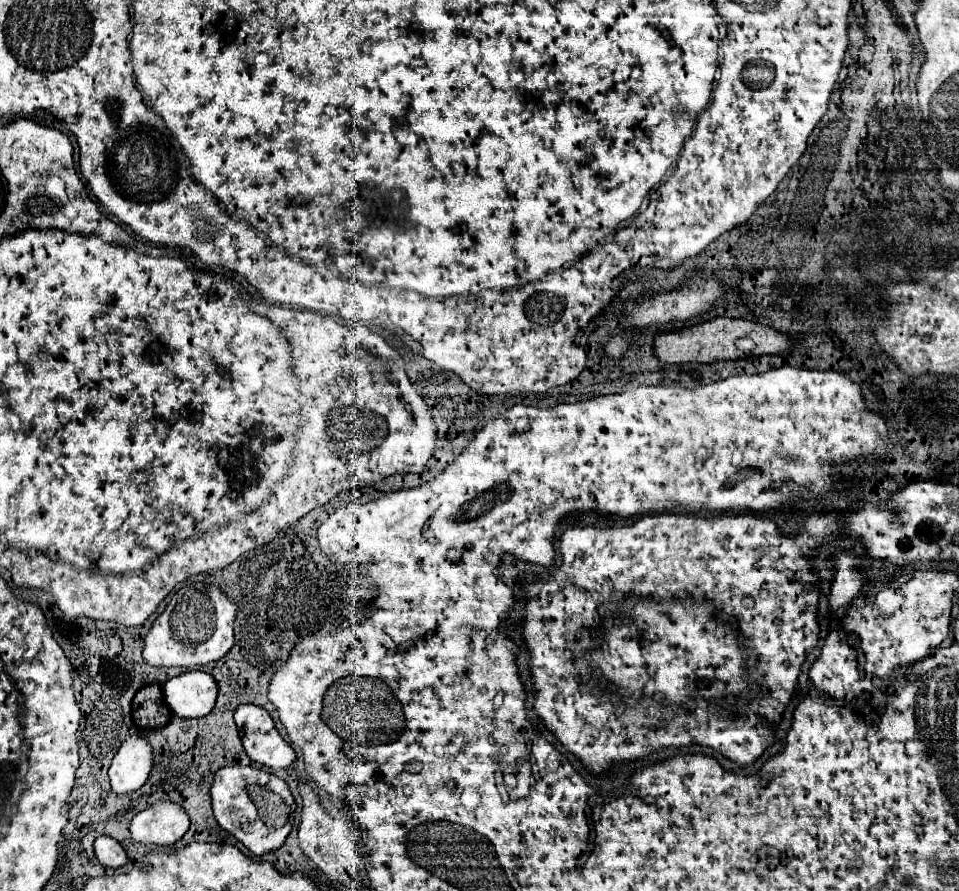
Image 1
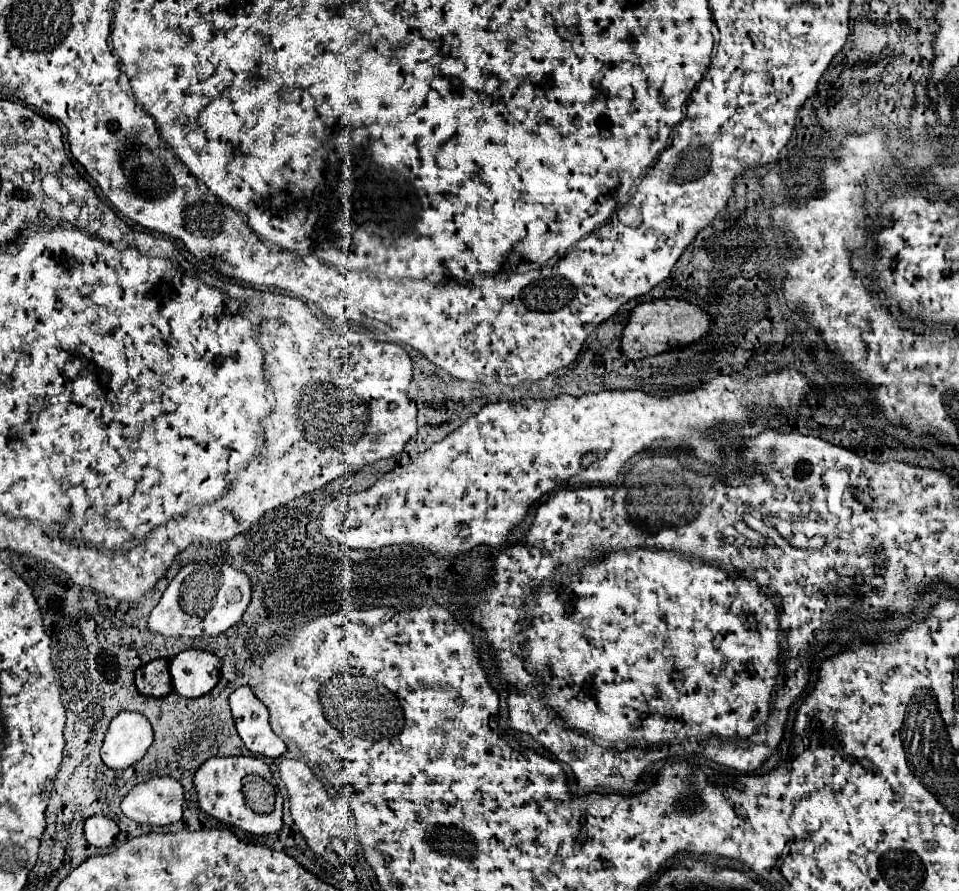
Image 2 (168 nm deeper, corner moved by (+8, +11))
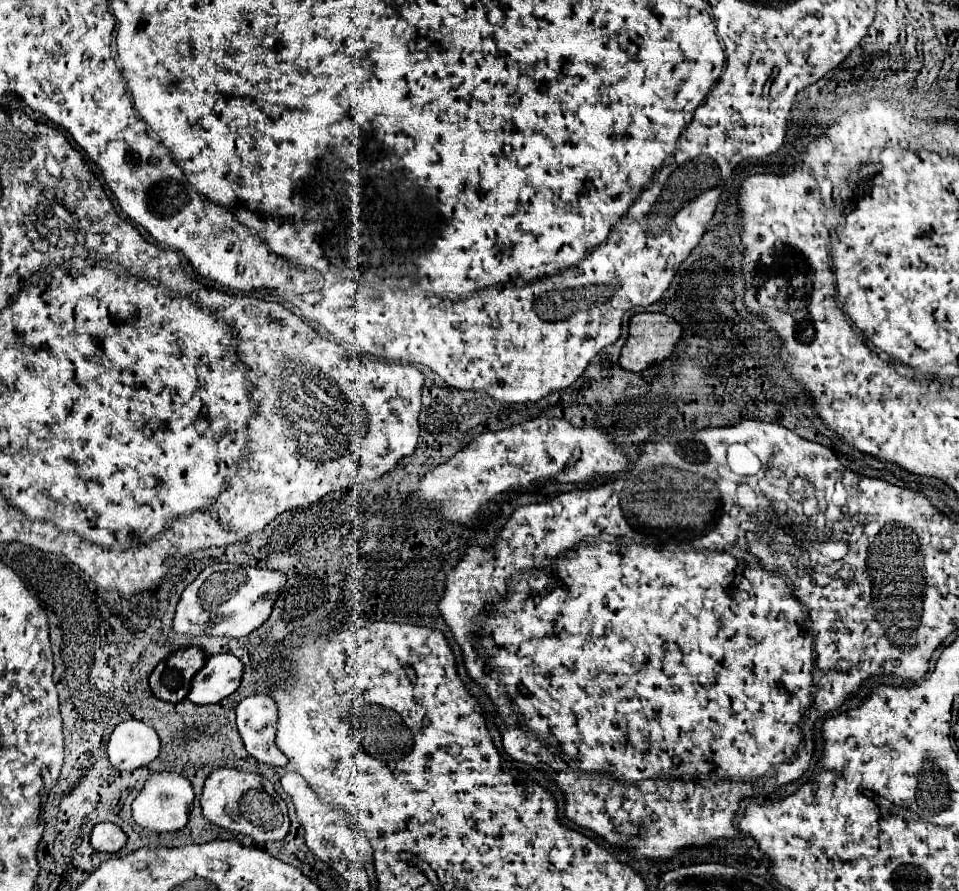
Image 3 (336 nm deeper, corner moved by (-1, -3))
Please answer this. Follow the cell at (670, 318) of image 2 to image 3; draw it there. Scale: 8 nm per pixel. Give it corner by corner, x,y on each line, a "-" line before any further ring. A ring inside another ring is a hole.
637,313
631,319
629,337
621,351
619,363
627,371
643,371
655,363
661,363
675,351
677,343
681,341
681,335
683,335
683,327
675,319
663,313

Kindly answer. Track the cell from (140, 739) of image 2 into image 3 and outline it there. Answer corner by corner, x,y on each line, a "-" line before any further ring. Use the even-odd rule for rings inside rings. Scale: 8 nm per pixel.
139,721
119,723
107,743
109,761
119,771
135,771
149,765
159,755
159,749
155,729

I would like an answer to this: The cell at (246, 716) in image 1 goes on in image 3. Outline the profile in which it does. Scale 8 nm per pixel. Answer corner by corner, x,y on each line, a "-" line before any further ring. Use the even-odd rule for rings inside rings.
253,695
237,705
237,727
245,749
259,763
285,767
287,757
275,745
277,707
267,695

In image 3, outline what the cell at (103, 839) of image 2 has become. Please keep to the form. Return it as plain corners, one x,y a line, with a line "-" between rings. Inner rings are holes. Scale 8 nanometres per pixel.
99,823
91,831
91,845
95,851
117,853
127,841
127,835
115,823

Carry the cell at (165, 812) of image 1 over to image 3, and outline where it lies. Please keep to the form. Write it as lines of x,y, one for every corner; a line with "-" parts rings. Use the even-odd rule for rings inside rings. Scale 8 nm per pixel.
155,773
147,779
143,791
133,801
133,819
139,827
157,831
157,833
173,833
187,825
189,811
193,805
193,789
191,783
177,773

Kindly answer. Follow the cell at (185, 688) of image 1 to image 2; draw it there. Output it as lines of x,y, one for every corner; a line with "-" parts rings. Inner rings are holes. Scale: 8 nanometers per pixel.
186,649
170,663
174,691
182,697
202,697
214,689
220,679
222,661
204,649

